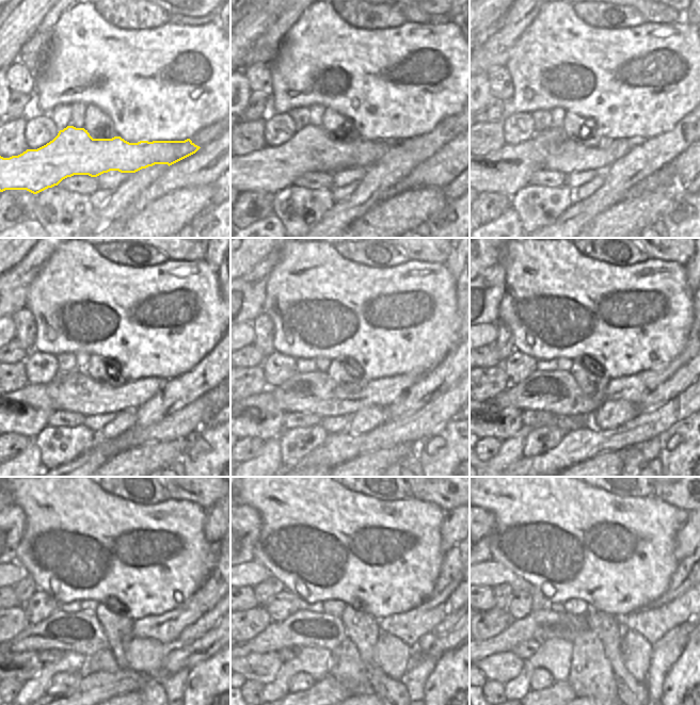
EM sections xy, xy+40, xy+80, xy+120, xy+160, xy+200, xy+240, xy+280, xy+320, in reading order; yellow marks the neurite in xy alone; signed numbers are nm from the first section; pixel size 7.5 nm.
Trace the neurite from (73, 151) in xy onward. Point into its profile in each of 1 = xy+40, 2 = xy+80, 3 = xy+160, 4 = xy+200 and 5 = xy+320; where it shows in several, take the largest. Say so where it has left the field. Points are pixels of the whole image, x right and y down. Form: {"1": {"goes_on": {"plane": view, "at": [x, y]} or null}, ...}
{"1": {"goes_on": {"plane": "xy+40", "at": [270, 170]}}, "2": {"goes_on": {"plane": "xy+80", "at": [506, 171]}}, "3": {"goes_on": {"plane": "xy+160", "at": [269, 423]}}, "4": {"goes_on": {"plane": "xy+200", "at": [505, 425]}}, "5": {"goes_on": {"plane": "xy+320", "at": [502, 667]}}}

